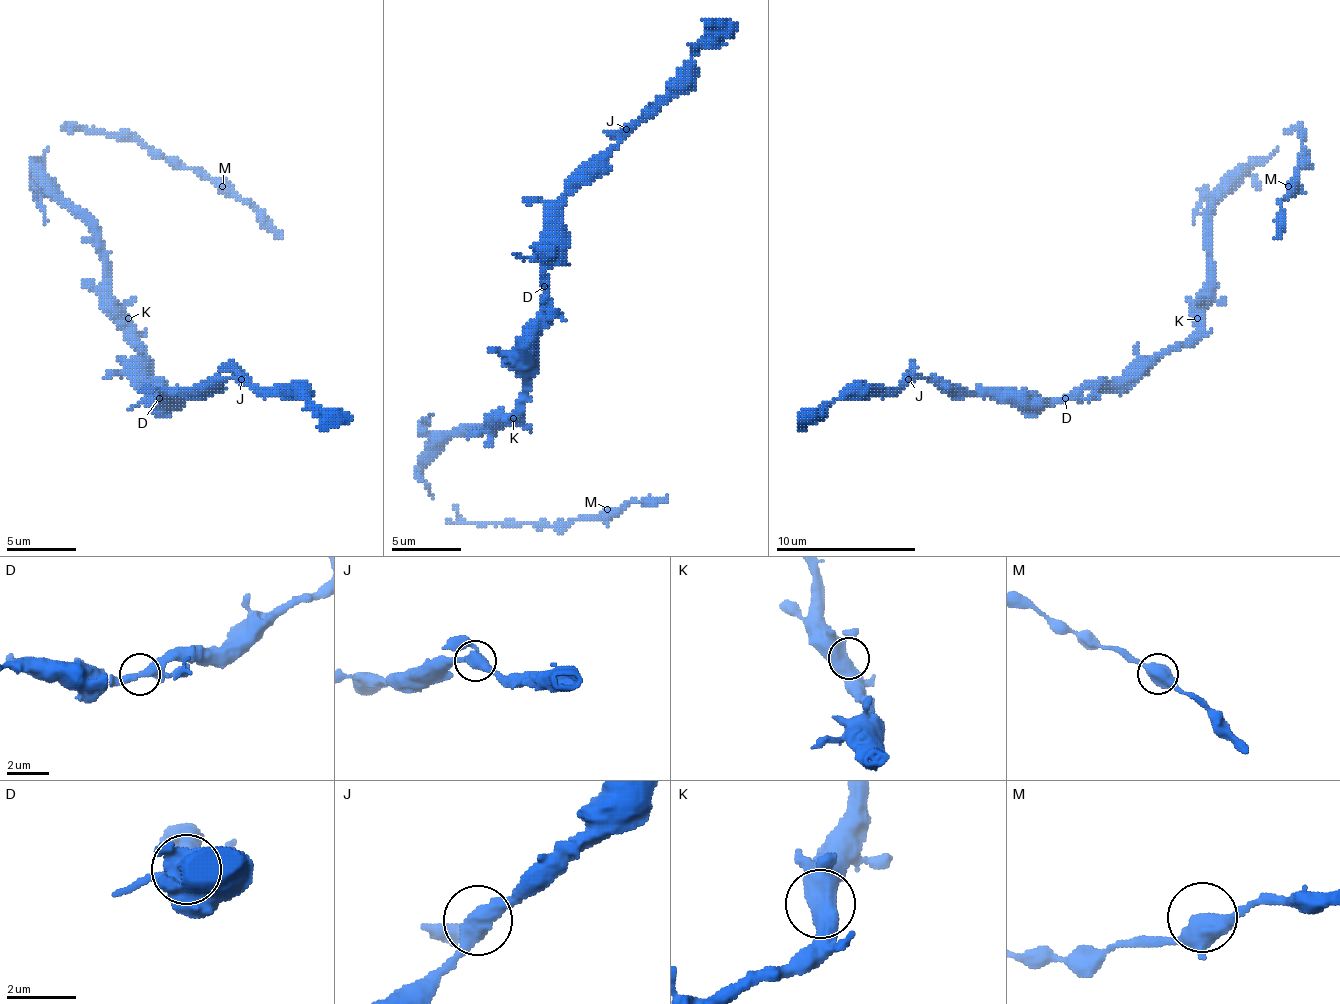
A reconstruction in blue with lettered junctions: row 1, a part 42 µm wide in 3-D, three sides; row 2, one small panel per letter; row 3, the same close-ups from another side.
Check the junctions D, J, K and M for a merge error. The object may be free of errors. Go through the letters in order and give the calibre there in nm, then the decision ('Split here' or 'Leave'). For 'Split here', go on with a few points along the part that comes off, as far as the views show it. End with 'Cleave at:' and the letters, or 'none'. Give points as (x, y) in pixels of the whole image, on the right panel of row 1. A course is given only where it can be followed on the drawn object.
D: Thickness 300 nm. Leave
J: Thickness 400 nm. Leave
K: Thickness 480 nm. Leave
M: Thickness 440 nm. Leave
Cleave at: none

